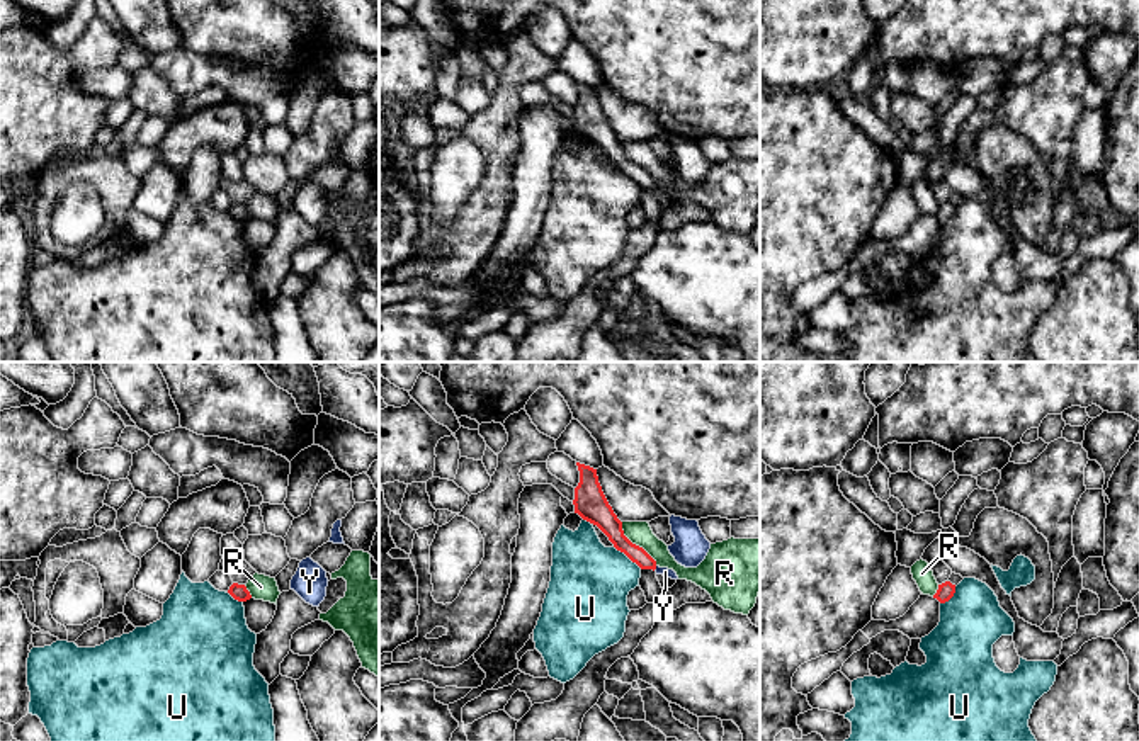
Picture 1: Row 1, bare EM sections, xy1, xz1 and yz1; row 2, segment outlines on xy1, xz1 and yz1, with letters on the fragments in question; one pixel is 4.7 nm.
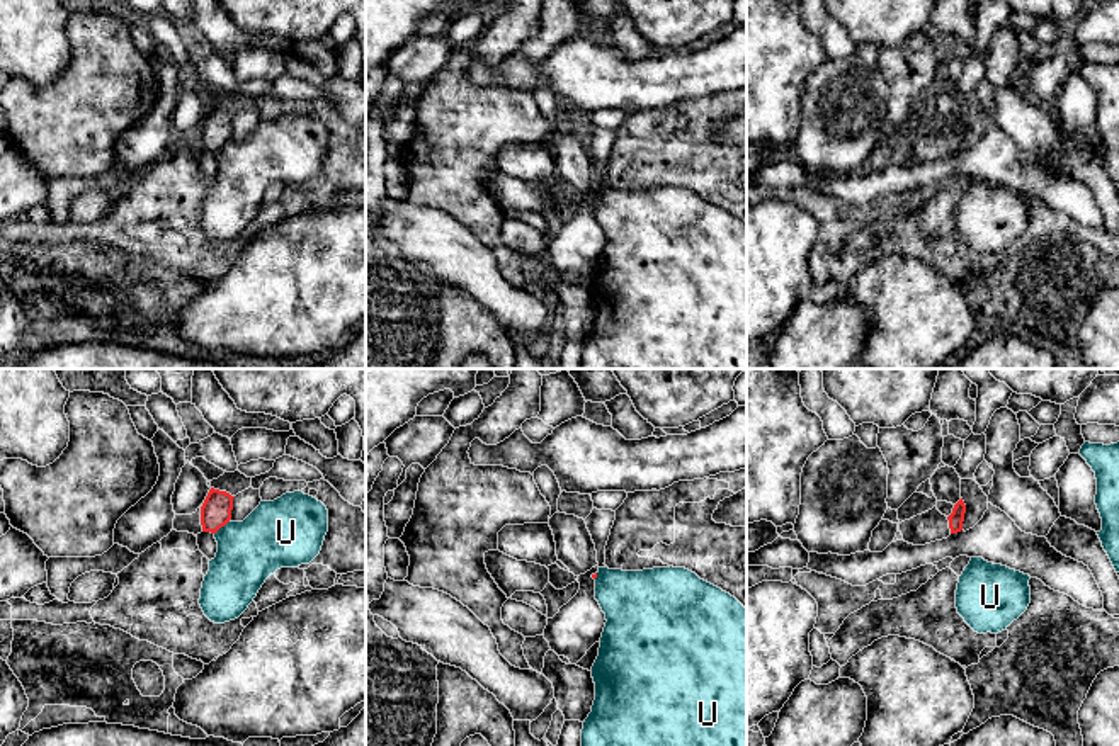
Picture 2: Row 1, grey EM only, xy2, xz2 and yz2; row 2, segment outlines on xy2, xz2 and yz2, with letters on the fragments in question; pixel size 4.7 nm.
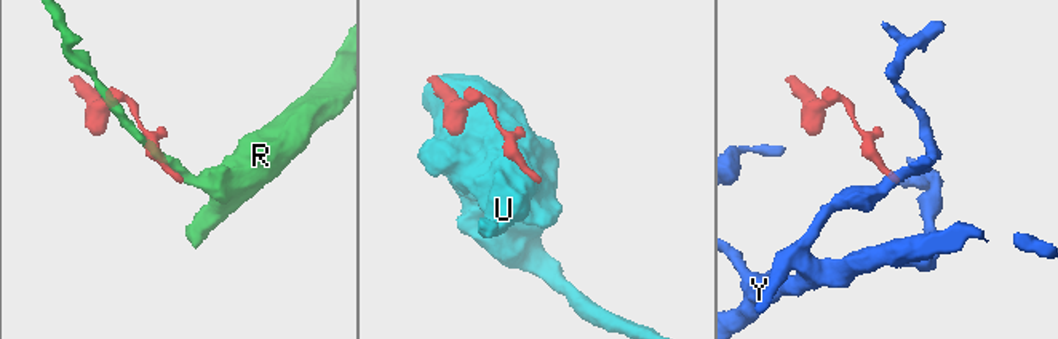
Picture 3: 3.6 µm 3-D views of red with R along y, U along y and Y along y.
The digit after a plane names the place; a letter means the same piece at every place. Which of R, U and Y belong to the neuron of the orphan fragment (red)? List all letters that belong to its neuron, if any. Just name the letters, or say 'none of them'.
none of them

